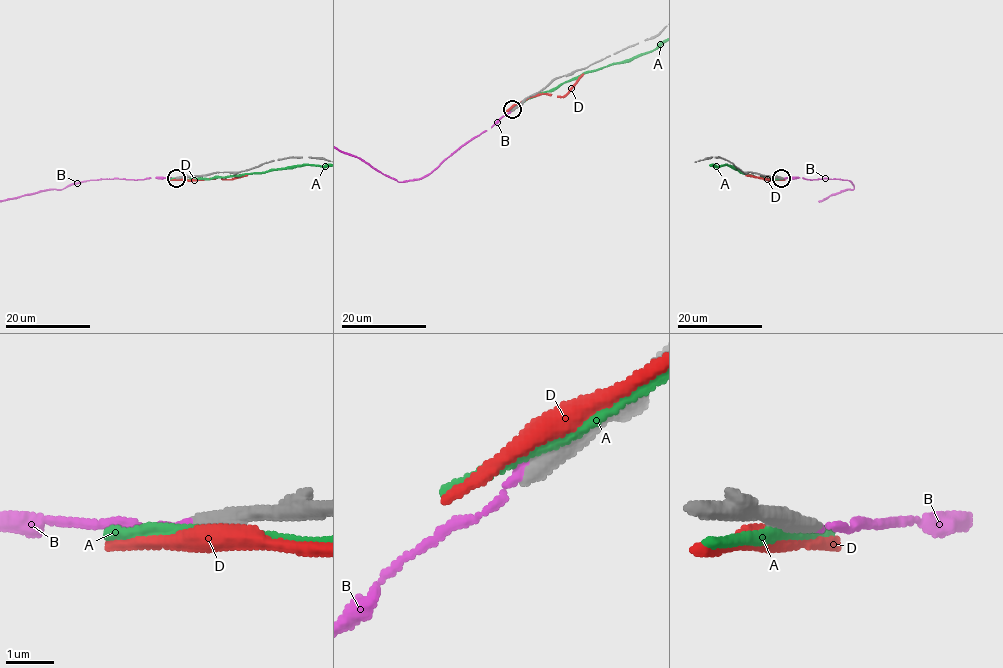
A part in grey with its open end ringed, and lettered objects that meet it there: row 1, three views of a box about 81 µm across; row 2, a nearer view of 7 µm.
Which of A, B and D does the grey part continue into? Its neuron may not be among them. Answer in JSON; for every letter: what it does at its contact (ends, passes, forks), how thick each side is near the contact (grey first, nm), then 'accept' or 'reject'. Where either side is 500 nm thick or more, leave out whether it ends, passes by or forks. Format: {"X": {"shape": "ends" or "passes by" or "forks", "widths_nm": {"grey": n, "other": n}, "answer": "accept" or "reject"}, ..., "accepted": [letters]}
{"A": {"widths_nm": {"grey": 550, "other": 240}, "answer": "reject"}, "B": {"shape": "ends", "widths_nm": {"grey": 420, "other": 170}, "answer": "accept"}, "D": {"widths_nm": {"grey": 550, "other": 440}, "answer": "reject"}, "accepted": ["B"]}

